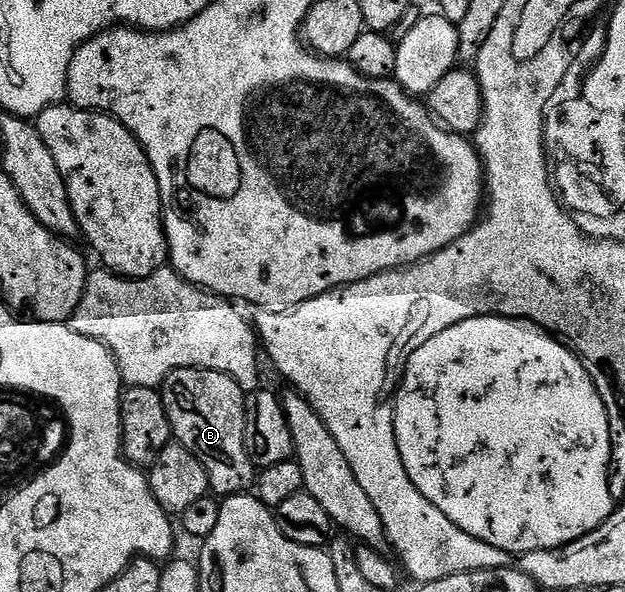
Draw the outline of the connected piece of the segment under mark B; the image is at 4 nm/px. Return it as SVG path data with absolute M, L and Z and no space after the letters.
M187 367L168 374L162 384L162 394L175 442L190 449L190 453L194 453L194 457L198 457L198 461L202 461L208 474L209 488L220 497L251 492L256 482L258 468L252 462L252 458L248 456L244 440L245 391L229 375L223 375L217 371L207 371L201 367Z

